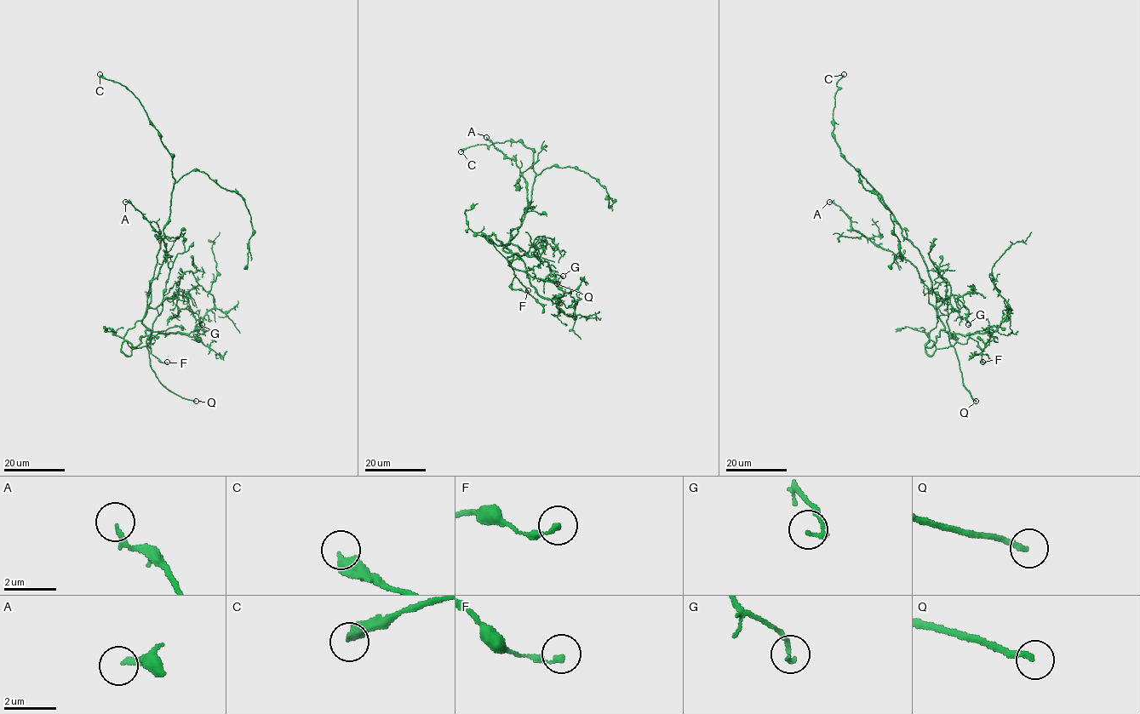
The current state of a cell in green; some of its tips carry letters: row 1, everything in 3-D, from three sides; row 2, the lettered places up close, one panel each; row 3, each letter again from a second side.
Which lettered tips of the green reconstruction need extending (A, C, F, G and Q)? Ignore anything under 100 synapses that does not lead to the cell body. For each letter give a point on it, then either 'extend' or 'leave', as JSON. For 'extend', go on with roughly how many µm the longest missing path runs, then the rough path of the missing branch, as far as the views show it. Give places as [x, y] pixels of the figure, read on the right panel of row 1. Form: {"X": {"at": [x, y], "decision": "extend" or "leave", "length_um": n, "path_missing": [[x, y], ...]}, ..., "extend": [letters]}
{"A": {"at": [829, 202], "decision": "leave"}, "C": {"at": [844, 74], "decision": "leave"}, "F": {"at": [982, 362], "decision": "leave"}, "G": {"at": [968, 324], "decision": "leave"}, "Q": {"at": [976, 401], "decision": "extend", "length_um": 25}, "extend": ["Q"]}

